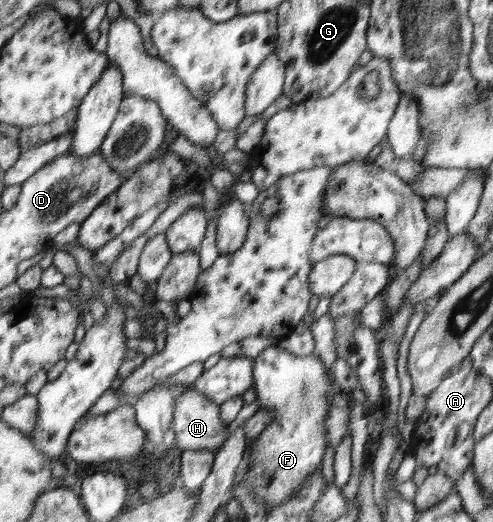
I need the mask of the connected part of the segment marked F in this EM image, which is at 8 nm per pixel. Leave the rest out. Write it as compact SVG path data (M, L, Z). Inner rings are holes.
M279 345L264 349L254 358L253 388L259 409L273 409L276 415L257 436L247 474L256 476L256 494L261 496L261 499L268 500L270 504L282 505L285 501L292 499L301 486L305 485L305 482L316 473L316 469L320 469L329 438L325 428L325 419L333 396L339 392L334 384L333 368L334 366L331 368L324 366L316 354L297 356L293 352L282 349Z

